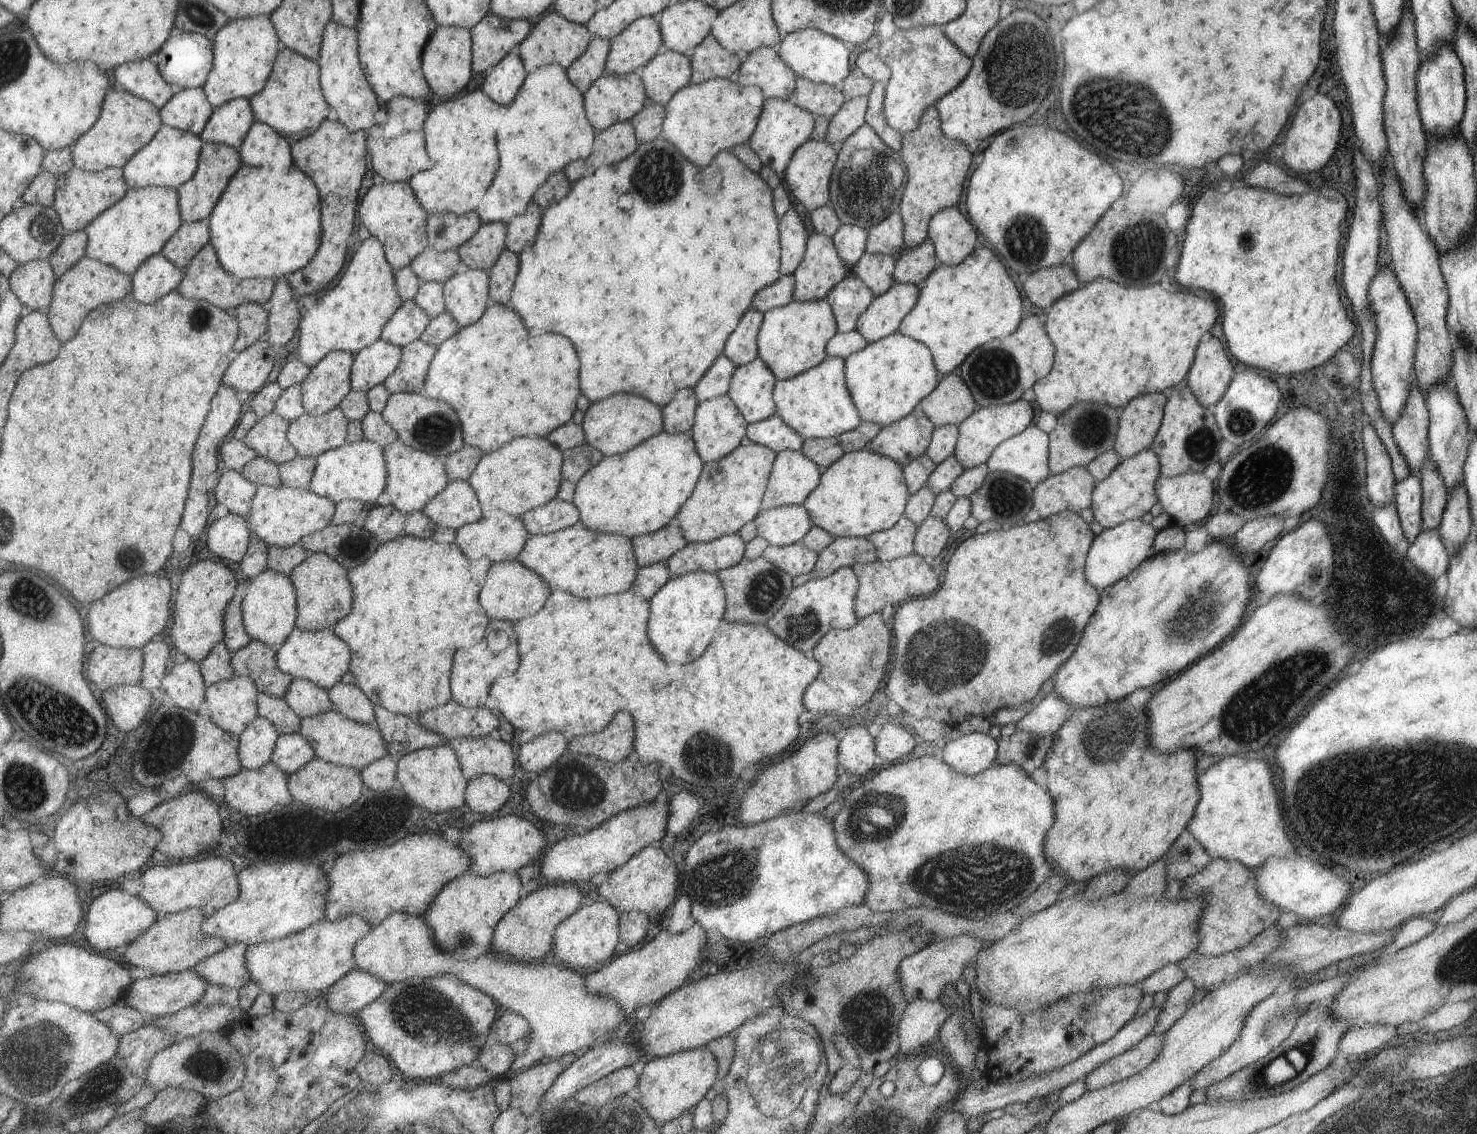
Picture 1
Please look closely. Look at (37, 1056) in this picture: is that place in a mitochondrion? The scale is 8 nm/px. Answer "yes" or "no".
yes

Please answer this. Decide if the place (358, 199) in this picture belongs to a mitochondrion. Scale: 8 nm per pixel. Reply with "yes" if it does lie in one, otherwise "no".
no

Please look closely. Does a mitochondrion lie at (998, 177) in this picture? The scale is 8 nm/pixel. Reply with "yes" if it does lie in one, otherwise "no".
no

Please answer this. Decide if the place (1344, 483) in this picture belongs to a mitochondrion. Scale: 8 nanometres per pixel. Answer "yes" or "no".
no

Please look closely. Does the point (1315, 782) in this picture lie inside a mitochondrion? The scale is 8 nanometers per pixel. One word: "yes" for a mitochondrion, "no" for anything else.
yes

